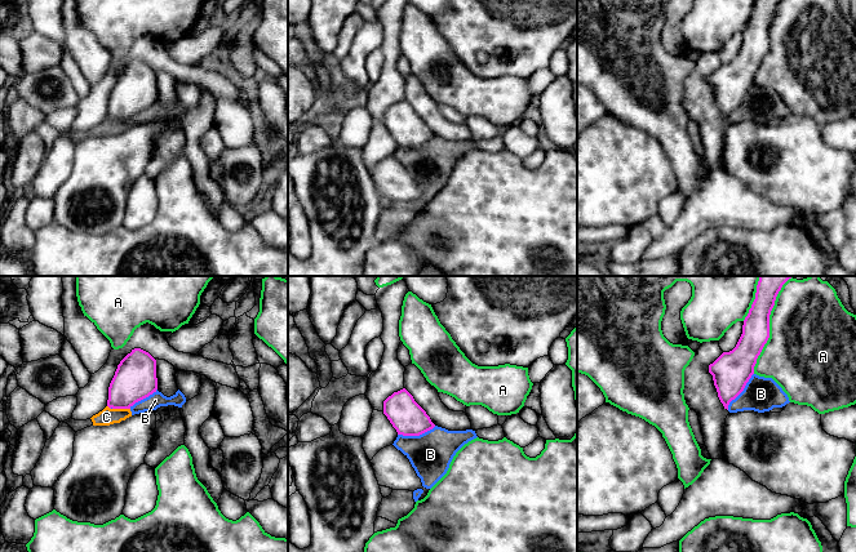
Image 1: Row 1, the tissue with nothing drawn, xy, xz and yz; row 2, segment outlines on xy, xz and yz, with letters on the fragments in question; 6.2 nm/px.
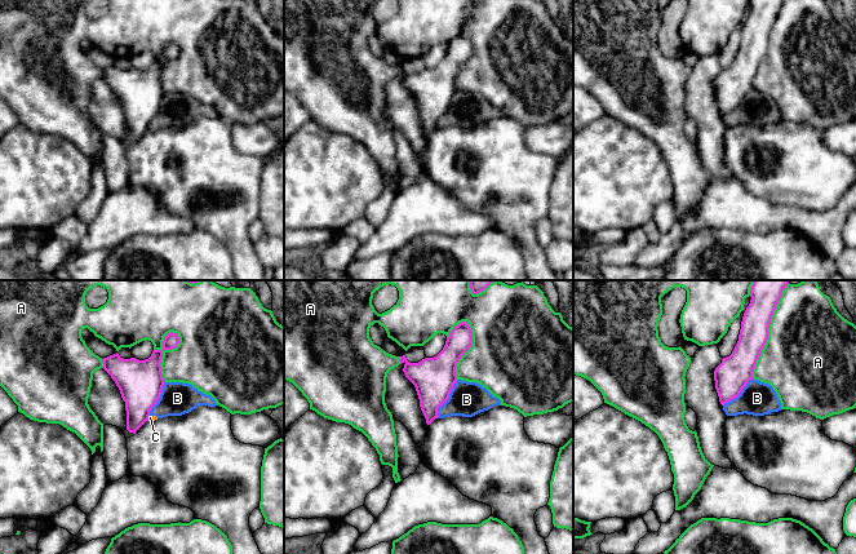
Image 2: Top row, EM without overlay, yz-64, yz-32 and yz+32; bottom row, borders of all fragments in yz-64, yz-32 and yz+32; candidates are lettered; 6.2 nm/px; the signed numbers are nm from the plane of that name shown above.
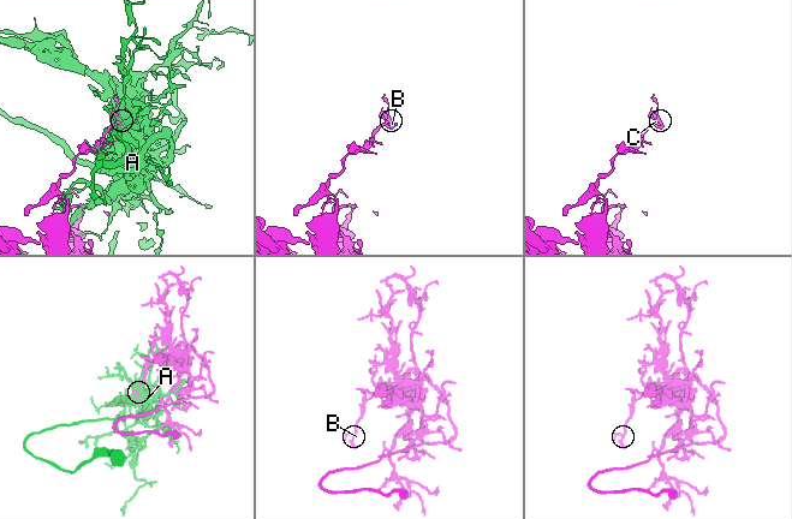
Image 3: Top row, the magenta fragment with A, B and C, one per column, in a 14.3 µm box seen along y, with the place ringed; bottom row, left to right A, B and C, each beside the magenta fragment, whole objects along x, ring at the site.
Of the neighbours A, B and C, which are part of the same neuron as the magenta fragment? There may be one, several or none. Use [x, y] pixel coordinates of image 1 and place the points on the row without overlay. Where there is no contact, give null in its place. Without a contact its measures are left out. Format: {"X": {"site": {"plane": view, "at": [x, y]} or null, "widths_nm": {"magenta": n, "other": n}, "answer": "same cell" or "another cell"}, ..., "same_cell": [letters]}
{"A": {"site": {"plane": "yz", "at": [768, 43]}, "widths_nm": {"magenta": 180, "other": 500}, "answer": "another cell"}, "B": {"site": {"plane": "xz", "at": [416, 146]}, "widths_nm": {"magenta": 220, "other": 280}, "answer": "another cell"}, "C": {"site": {"plane": "xy", "at": [122, 119]}, "widths_nm": {"magenta": 260, "other": 100}, "answer": "another cell"}, "same_cell": []}

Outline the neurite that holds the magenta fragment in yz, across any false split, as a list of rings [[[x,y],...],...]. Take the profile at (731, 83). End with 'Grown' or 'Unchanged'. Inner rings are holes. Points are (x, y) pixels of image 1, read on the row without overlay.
[[[757,0],[736,58],[709,76],[718,108],[727,121],[754,85],[757,70],[769,49],[769,26],[780,1]]]. Unchanged

